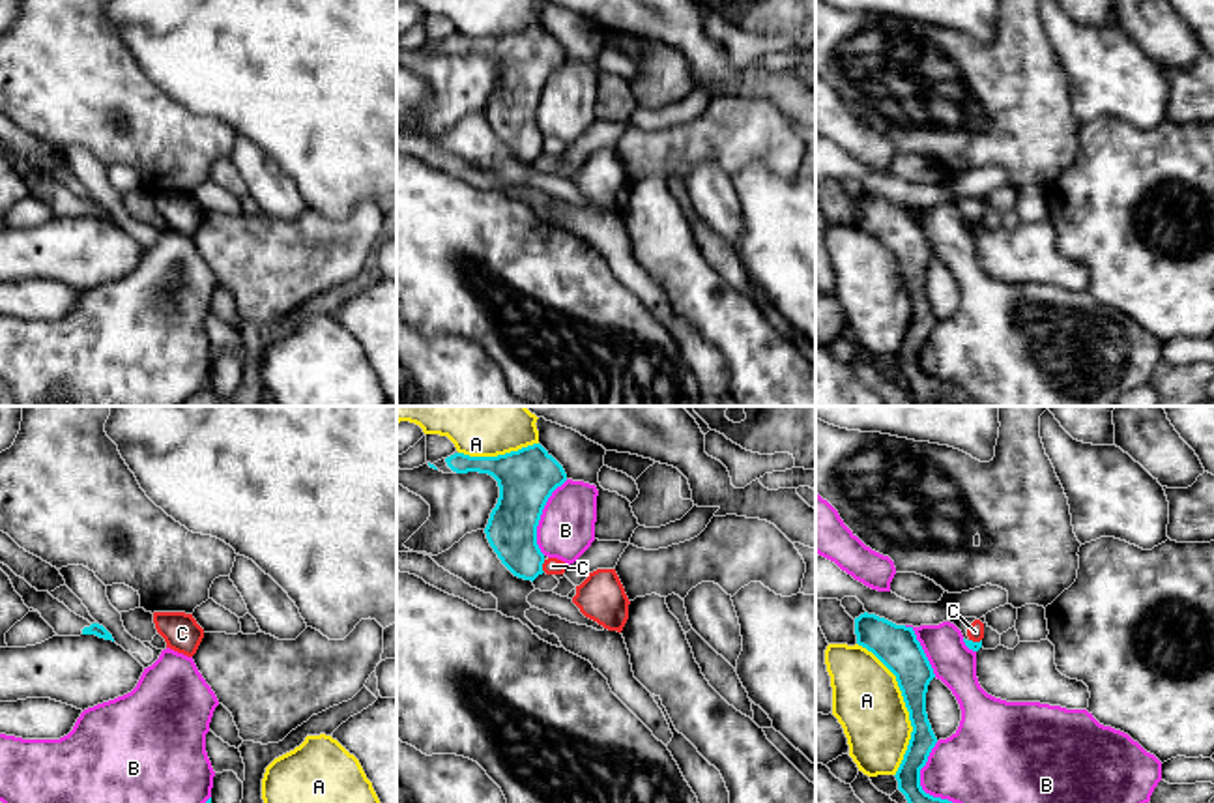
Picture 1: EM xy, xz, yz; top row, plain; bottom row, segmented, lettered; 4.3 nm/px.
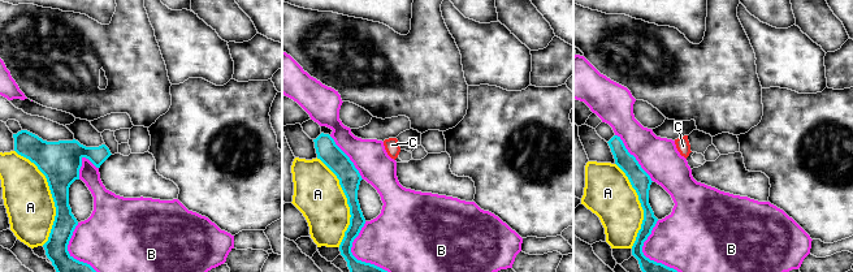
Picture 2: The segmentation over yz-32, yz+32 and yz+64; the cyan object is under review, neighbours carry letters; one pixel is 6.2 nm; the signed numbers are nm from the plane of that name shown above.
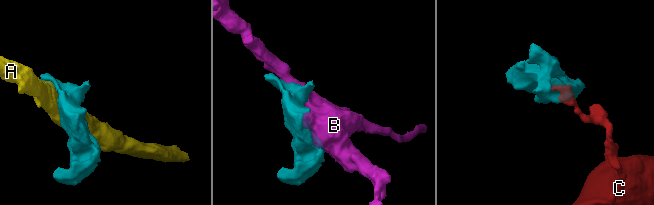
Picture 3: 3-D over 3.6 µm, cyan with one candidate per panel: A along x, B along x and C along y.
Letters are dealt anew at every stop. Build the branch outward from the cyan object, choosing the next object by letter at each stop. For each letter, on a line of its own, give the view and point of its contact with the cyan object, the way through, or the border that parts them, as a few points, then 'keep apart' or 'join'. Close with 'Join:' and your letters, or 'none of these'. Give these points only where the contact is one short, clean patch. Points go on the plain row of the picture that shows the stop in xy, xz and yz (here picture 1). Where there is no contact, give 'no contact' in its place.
A: yz (906, 287) | keep apart
B: yz (928, 375) | keep apart
C: xz (541, 146) | along xz (545, 141), (543, 152) | keep apart
Join: none of these

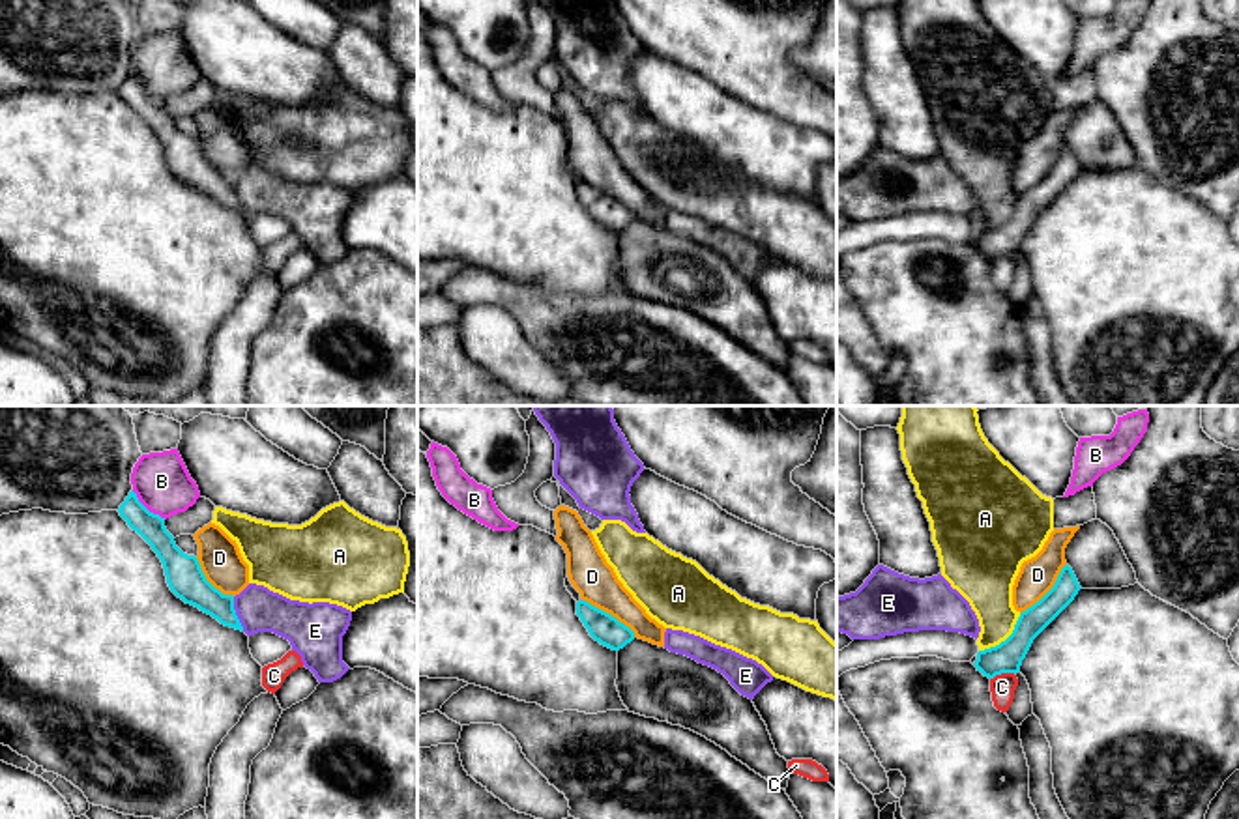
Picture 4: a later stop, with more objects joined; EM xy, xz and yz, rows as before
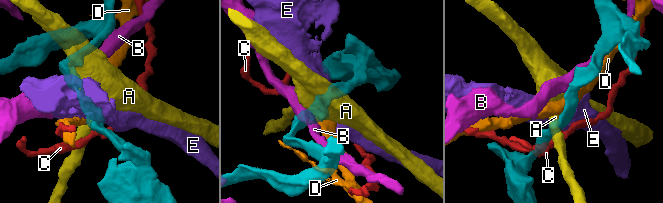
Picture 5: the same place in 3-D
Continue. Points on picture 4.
A: yz (1005, 221) | keep apart
B: xy (146, 90) | keep apart
C: yz (1002, 253) | keep apart
D: xz (609, 195) | along xz (583, 180), (614, 197), (635, 217) | keep apart
E: xy (234, 195) | along xy (233, 178), (233, 189), (244, 212) | keep apart
Join: none of these

